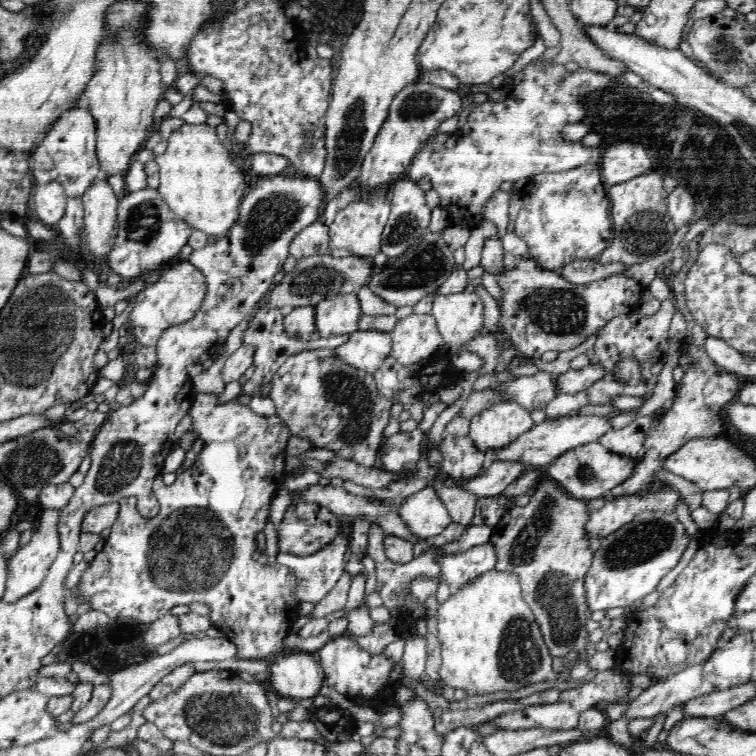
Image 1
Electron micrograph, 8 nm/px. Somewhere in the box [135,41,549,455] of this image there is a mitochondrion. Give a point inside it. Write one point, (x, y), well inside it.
(271, 215)

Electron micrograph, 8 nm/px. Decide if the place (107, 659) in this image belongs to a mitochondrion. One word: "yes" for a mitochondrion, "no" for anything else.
no

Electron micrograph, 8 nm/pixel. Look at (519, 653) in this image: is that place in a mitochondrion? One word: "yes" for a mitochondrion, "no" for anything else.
yes

